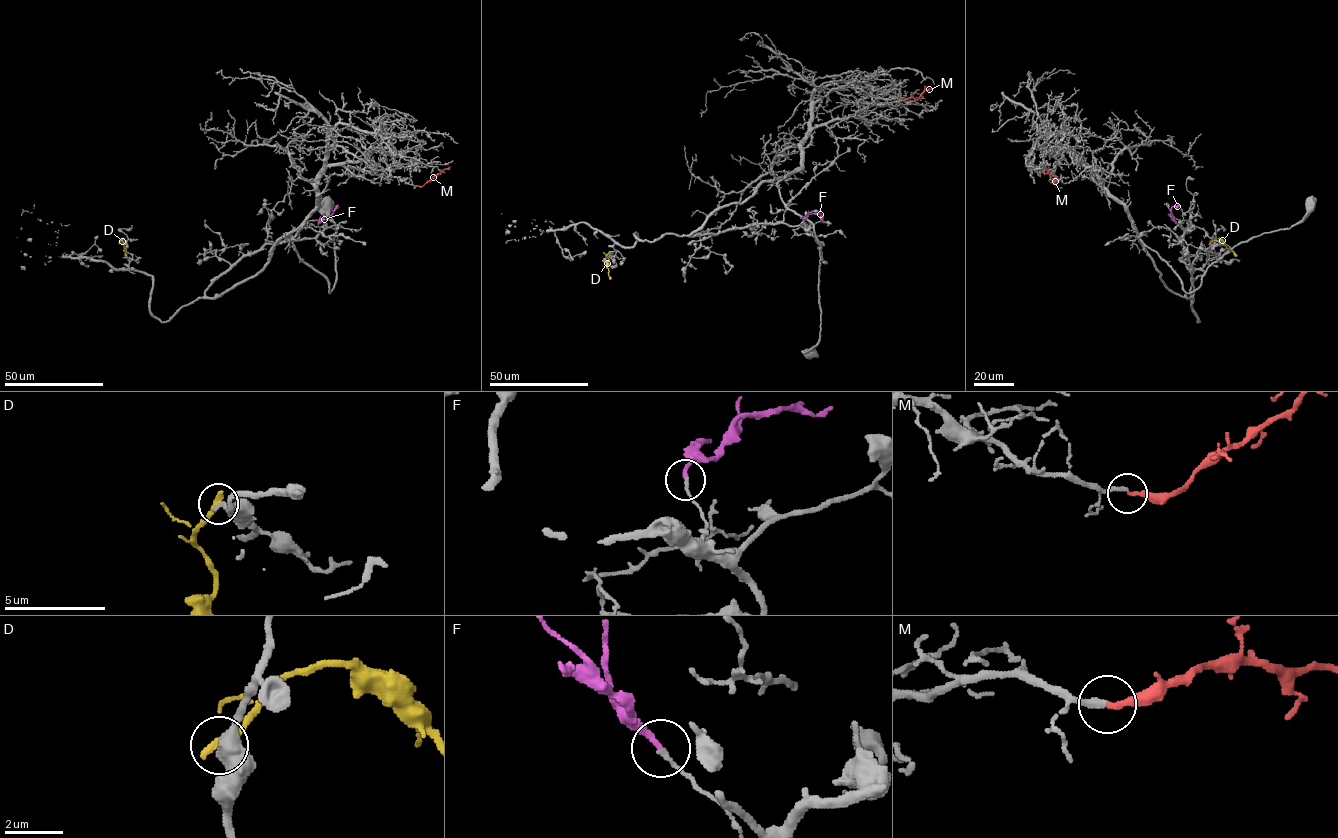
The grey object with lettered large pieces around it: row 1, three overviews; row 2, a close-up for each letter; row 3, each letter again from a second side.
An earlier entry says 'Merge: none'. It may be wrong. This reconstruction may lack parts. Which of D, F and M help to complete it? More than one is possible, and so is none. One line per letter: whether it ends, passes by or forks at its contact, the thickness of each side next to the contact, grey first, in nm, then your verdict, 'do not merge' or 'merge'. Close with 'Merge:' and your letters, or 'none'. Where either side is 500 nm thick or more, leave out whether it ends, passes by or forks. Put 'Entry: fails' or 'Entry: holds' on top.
Entry: fails
D: 500 nm thick on the grey side, 320 nm on the other; do not merge
F: it ends there; 150 nm thick on the grey side, 190 nm on the other; do not merge
M: it ends there; 240 nm thick on the grey side, 240 nm on the other; merge
Merge: M

